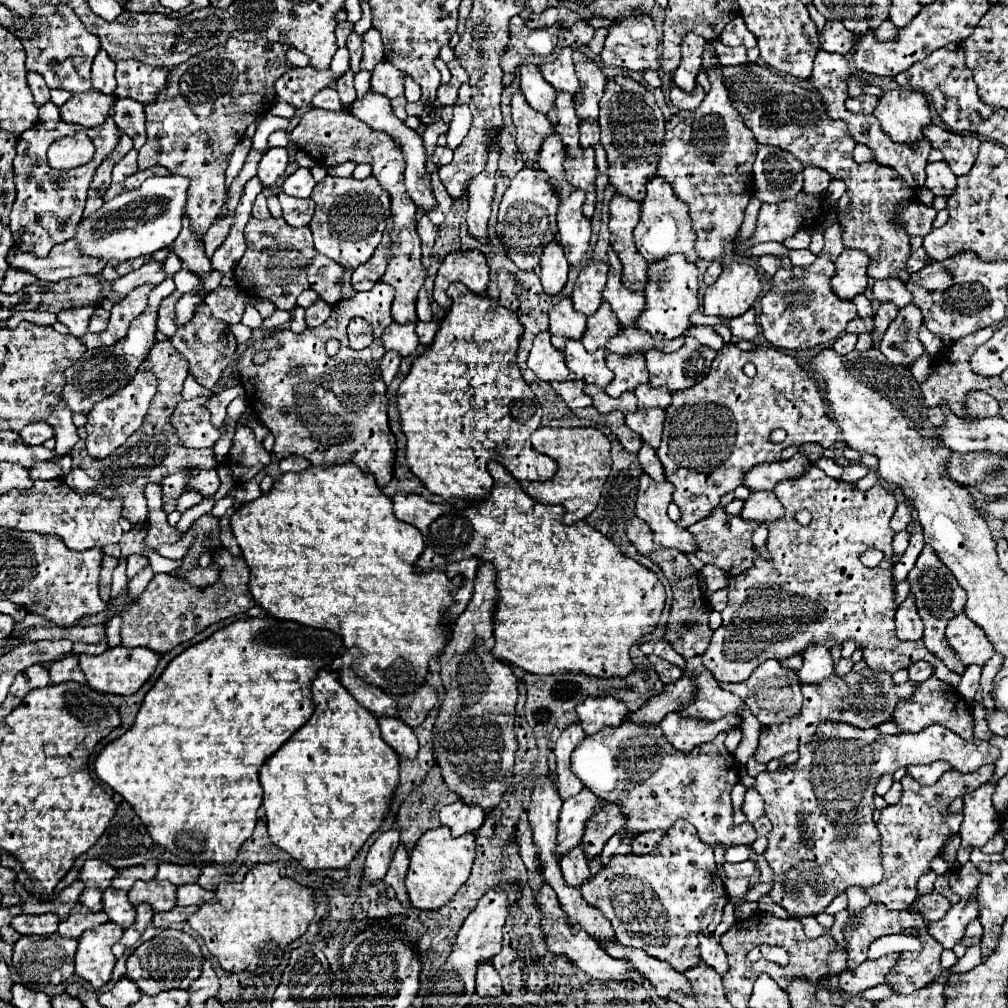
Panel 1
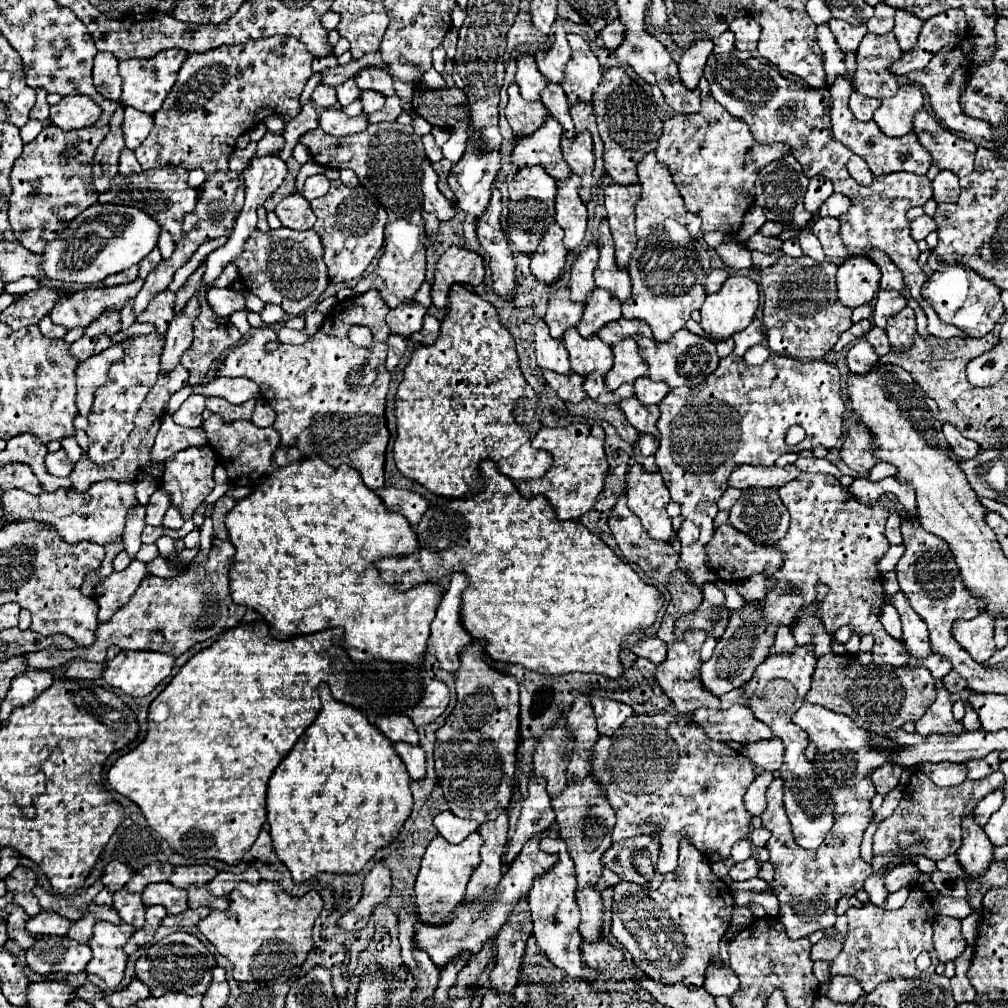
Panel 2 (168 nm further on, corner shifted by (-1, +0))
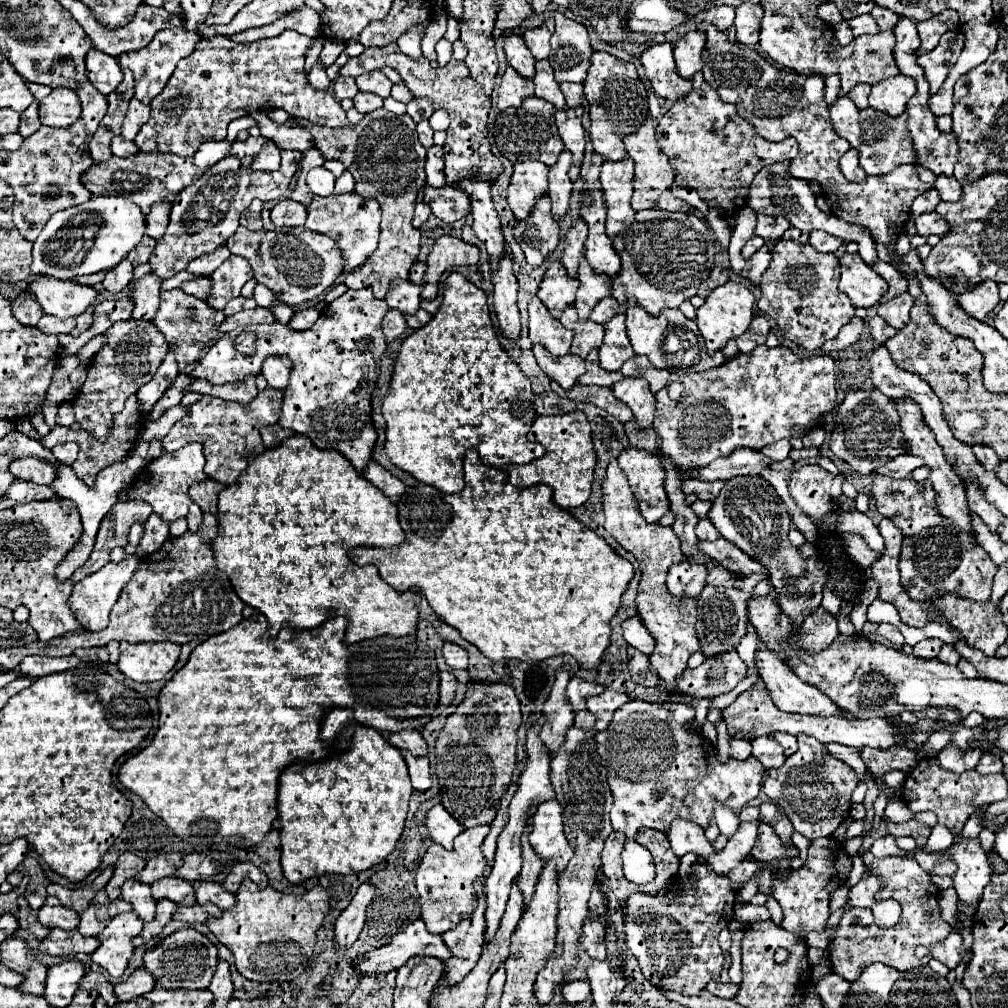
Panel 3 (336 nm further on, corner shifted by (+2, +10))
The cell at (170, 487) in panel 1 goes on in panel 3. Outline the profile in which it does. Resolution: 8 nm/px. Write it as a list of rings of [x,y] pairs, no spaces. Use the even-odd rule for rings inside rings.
[[[128,500],[128,502],[116,502],[112,510],[104,516],[94,550],[90,558],[72,574],[72,582],[80,582],[84,576],[98,572],[104,564],[110,562],[110,552],[116,546],[126,546],[128,536],[126,532],[136,520],[146,520],[152,514],[152,506],[144,500]]]

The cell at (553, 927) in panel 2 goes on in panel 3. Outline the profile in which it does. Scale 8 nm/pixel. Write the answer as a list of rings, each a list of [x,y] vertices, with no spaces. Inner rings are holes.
[[[558,800],[538,804],[536,812],[532,814],[532,832],[528,840],[544,864],[554,860],[556,870],[560,874],[566,870],[574,852],[568,846],[568,840],[564,836],[562,808]]]

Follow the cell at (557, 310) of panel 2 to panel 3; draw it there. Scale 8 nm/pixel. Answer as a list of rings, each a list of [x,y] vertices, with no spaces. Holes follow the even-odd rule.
[[[552,262],[540,284],[538,298],[548,308],[552,318],[560,318],[562,310],[574,304],[576,290],[578,290],[578,280],[570,278],[560,262]]]

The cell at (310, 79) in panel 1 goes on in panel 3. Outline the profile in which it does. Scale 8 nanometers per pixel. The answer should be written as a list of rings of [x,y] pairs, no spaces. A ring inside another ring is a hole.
[[[396,44],[384,46],[384,48],[366,48],[358,58],[350,58],[342,68],[340,68],[340,76],[360,76],[364,72],[372,72],[378,68],[390,66],[394,68],[406,88],[414,94],[414,96],[426,96],[434,108],[444,108],[450,114],[450,128],[446,130],[448,138],[444,144],[444,152],[446,152],[446,178],[448,184],[454,186],[462,176],[480,176],[480,180],[494,180],[504,168],[502,162],[498,162],[498,158],[492,154],[490,150],[490,142],[488,142],[488,112],[490,112],[490,98],[484,96],[482,88],[474,82],[468,80],[468,68],[464,62],[460,60],[451,59],[444,68],[432,68],[428,64],[426,58],[420,60],[412,60],[410,56],[404,56]]]

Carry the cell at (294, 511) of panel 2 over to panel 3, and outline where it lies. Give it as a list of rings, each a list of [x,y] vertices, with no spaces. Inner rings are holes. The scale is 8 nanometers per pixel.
[[[290,436],[288,440],[284,440],[278,448],[270,448],[264,454],[256,456],[250,460],[248,468],[244,470],[244,474],[240,474],[240,480],[236,480],[236,484],[230,484],[226,490],[222,490],[218,494],[218,522],[220,522],[220,532],[214,540],[214,560],[218,564],[218,568],[222,572],[228,574],[236,594],[240,596],[240,600],[252,608],[258,608],[266,618],[268,618],[268,632],[274,634],[280,628],[288,626],[292,630],[310,630],[320,626],[322,622],[334,618],[334,616],[344,616],[348,620],[346,626],[346,642],[354,644],[360,640],[368,640],[368,638],[380,638],[380,636],[390,636],[390,638],[402,638],[402,636],[410,636],[416,632],[416,624],[418,624],[418,602],[420,602],[420,594],[418,592],[398,592],[392,586],[388,586],[380,574],[376,566],[358,566],[350,560],[350,550],[365,547],[383,547],[391,548],[398,546],[406,540],[404,530],[400,528],[400,520],[398,520],[398,510],[396,506],[390,502],[390,498],[386,498],[376,486],[372,486],[362,474],[358,474],[350,460],[346,456],[342,456],[336,450],[320,450],[316,448],[308,436]]]

